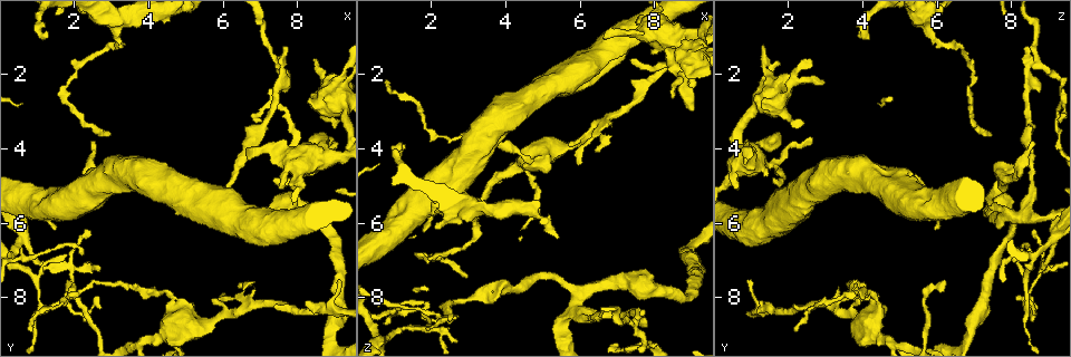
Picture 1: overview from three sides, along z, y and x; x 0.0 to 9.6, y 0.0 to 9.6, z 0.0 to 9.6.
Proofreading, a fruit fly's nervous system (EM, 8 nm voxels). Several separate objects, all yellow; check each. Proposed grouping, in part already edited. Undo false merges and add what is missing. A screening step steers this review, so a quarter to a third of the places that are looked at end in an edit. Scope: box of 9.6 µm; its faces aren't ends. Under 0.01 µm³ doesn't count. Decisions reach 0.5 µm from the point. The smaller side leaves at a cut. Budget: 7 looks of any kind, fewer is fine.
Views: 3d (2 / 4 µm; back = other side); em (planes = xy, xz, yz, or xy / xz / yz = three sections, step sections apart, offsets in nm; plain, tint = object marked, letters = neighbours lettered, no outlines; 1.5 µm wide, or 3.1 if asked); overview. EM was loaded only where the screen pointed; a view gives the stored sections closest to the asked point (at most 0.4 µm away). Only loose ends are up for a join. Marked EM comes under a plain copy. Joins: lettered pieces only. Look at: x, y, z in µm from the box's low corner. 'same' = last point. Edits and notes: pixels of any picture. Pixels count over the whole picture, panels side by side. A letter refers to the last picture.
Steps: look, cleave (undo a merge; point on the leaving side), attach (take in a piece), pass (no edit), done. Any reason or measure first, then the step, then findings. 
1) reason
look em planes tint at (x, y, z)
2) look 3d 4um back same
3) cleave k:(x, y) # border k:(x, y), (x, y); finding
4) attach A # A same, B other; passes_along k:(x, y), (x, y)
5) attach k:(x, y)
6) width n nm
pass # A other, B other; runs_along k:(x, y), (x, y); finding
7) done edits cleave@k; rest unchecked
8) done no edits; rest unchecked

stops while still wide
look em yz step 8 letters at (7.95, 4.75, 1.35)

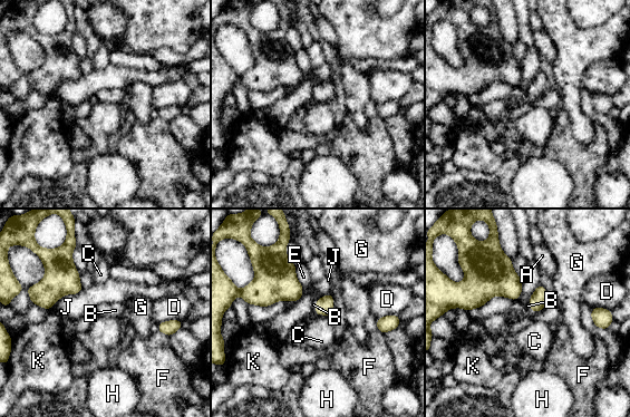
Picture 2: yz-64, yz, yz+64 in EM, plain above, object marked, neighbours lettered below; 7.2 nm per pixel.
look em planes letters same

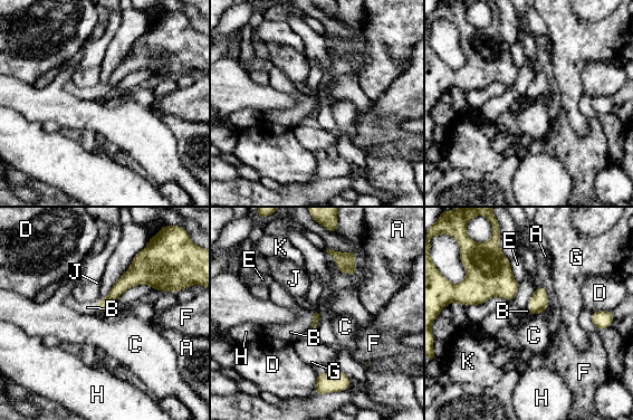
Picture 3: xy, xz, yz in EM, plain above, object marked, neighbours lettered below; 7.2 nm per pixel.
attach B # A other, B same, C other, D other, E other, F other, G other, H other, J other, K other; passes_along 3:(316, 315), (313, 318), (290, 332); it goes on there

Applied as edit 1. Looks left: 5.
calibre changes
look em planes tint at (8.75, 2.20, 2.35)

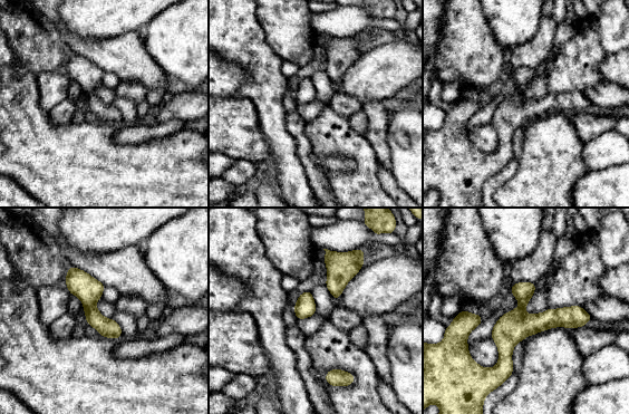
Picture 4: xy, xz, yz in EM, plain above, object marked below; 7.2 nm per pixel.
what lies round it
look em planes letters same

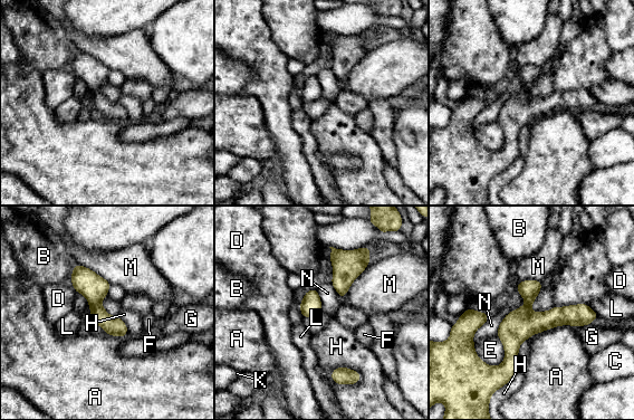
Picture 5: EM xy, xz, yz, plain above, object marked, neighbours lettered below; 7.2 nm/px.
pass # A other, B other, C other, D other, E other, F other, G other, H other, K other, L other, M other, N other; runs_along 5:(593, 315), (531, 323), (505, 365); continuous, no second neuron

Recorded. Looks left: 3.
three-way junction
look em yz step 4 tint at (7.50, 1.65, 8.55)

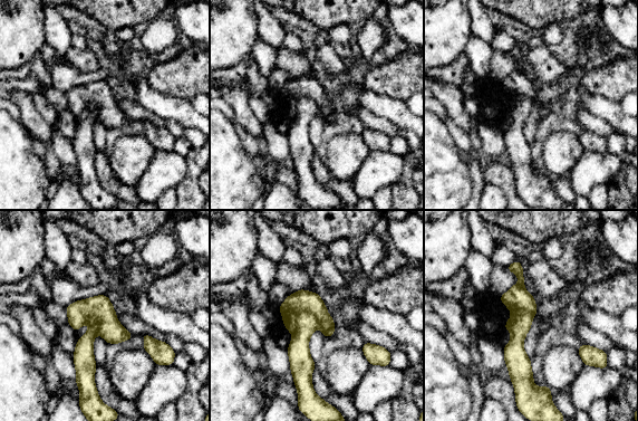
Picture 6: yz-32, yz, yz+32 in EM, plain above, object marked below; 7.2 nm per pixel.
look em planes letters same

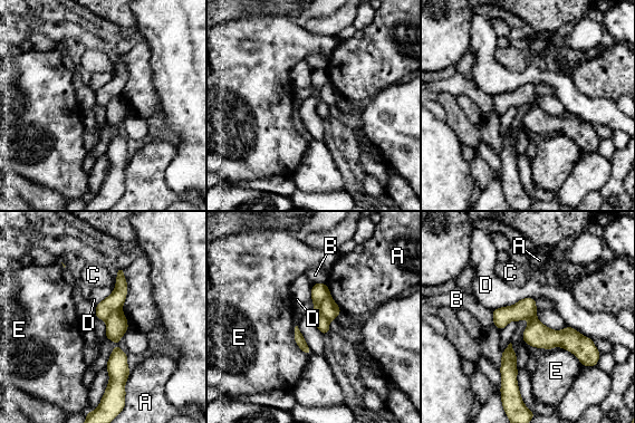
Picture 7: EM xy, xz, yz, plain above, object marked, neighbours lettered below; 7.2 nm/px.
cleave 7:(329, 309) # A other, B other, C other, D other, E other; two neurons meet here

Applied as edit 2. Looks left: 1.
done edits attach@3, cleave@7; rest unchecked

